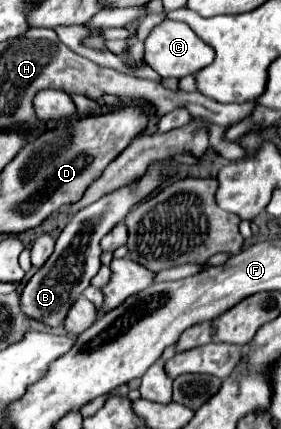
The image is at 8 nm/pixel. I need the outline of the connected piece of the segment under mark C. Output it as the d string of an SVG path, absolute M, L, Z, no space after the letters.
M162 21L160 25L156 25L150 31L150 35L146 37L144 45L146 45L144 63L148 63L160 77L176 77L176 79L180 79L180 77L186 77L190 73L196 73L196 71L204 69L214 59L212 47L208 47L208 43L204 43L182 21Z

